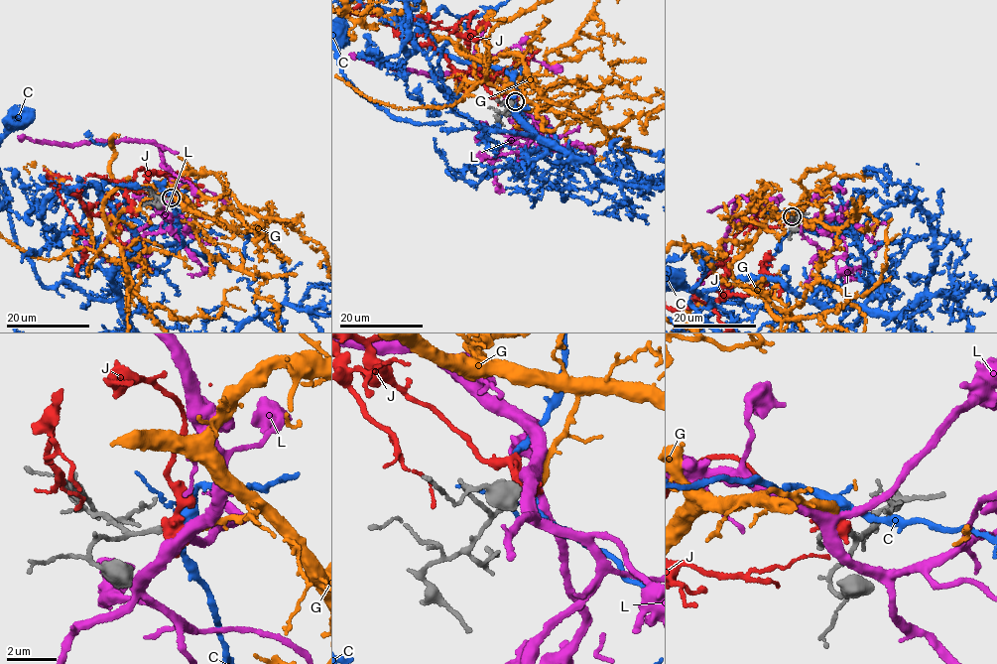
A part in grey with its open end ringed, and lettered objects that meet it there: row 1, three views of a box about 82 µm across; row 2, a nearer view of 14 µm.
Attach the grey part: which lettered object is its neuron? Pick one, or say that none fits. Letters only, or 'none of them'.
G

